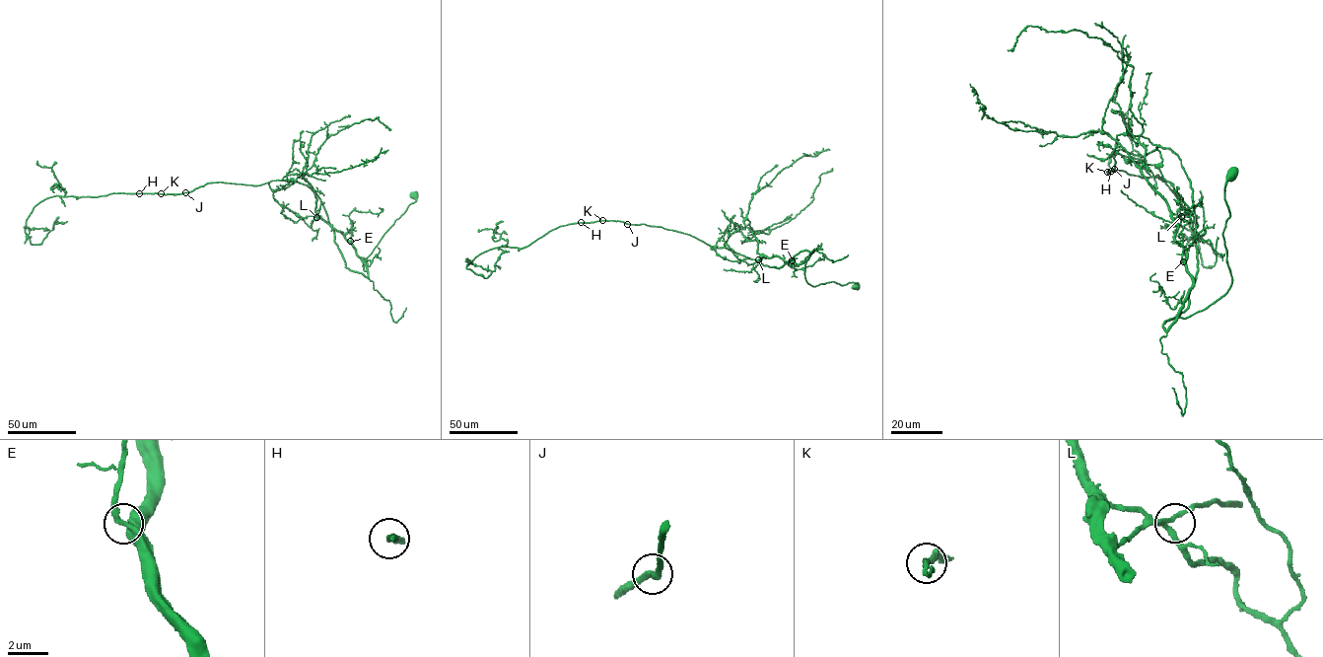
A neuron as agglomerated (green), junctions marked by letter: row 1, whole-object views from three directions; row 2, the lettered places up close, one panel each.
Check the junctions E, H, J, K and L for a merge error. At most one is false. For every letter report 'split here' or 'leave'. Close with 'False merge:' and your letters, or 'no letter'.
E: leave
H: leave
J: leave
K: leave
L: leave
False merge: no letter

